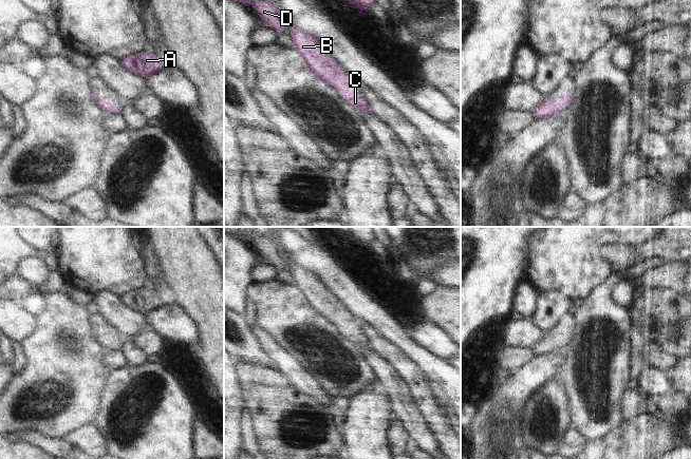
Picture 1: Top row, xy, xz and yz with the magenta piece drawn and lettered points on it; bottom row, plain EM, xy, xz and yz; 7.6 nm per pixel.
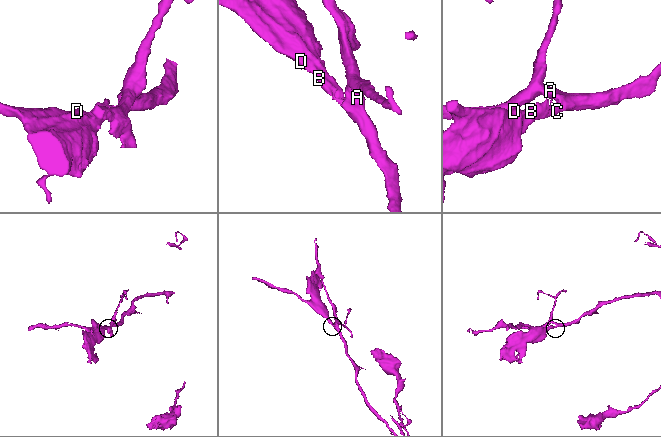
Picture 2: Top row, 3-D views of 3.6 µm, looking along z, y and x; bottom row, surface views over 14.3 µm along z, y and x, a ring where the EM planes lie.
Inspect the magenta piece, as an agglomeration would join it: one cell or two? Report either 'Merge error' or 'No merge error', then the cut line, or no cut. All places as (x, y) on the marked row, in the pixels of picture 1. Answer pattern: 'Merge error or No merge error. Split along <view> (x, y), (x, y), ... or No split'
No merge error. No split.

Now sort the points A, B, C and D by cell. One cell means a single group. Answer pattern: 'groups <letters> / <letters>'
groups A B C D

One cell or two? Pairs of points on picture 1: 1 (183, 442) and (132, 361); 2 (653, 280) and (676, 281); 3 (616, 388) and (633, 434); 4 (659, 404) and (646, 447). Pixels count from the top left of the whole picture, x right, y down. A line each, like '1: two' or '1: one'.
1: two
2: one
3: two
4: two

